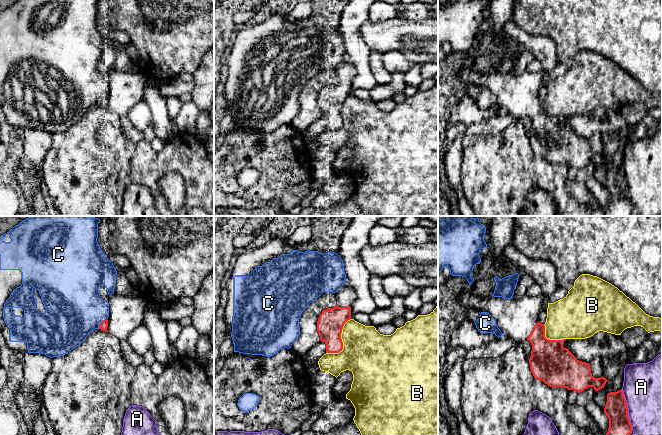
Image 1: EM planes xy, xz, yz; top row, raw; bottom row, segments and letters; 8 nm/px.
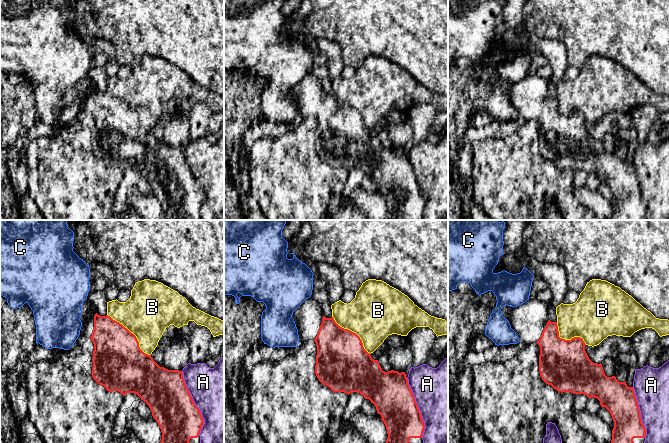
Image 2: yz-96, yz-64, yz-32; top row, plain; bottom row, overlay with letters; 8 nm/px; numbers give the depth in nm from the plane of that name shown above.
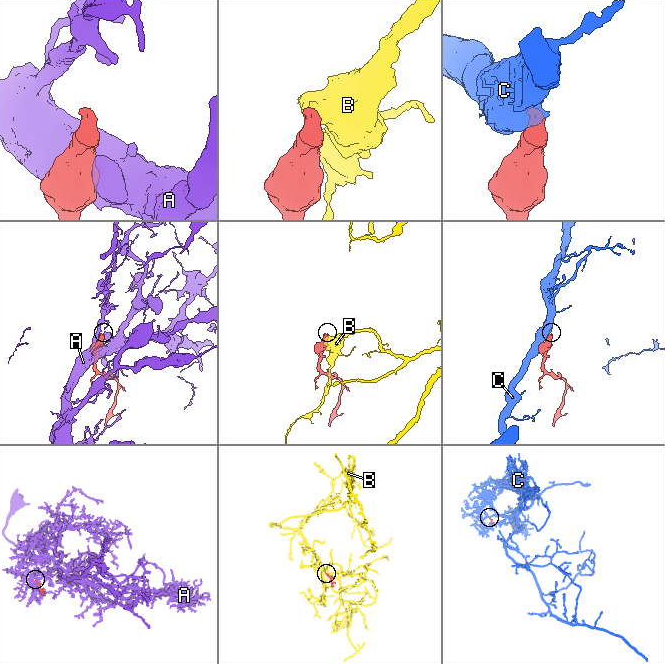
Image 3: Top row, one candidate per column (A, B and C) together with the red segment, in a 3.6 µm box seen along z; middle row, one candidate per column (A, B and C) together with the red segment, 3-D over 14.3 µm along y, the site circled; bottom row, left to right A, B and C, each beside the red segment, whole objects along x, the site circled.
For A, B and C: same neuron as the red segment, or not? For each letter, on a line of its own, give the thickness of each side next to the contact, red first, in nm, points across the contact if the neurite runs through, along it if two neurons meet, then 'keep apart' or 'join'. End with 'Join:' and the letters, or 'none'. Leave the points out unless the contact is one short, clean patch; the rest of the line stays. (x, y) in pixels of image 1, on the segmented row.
A: 180/480 nm | keep apart
B: 220/380 nm | keep apart
C: 70/460 nm | keep apart
Join: none

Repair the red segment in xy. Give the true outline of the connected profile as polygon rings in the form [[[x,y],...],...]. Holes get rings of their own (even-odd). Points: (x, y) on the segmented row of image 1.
[[[109,295],[109,317],[99,329],[119,340],[127,340],[130,333],[143,323],[147,300],[138,296]]]

